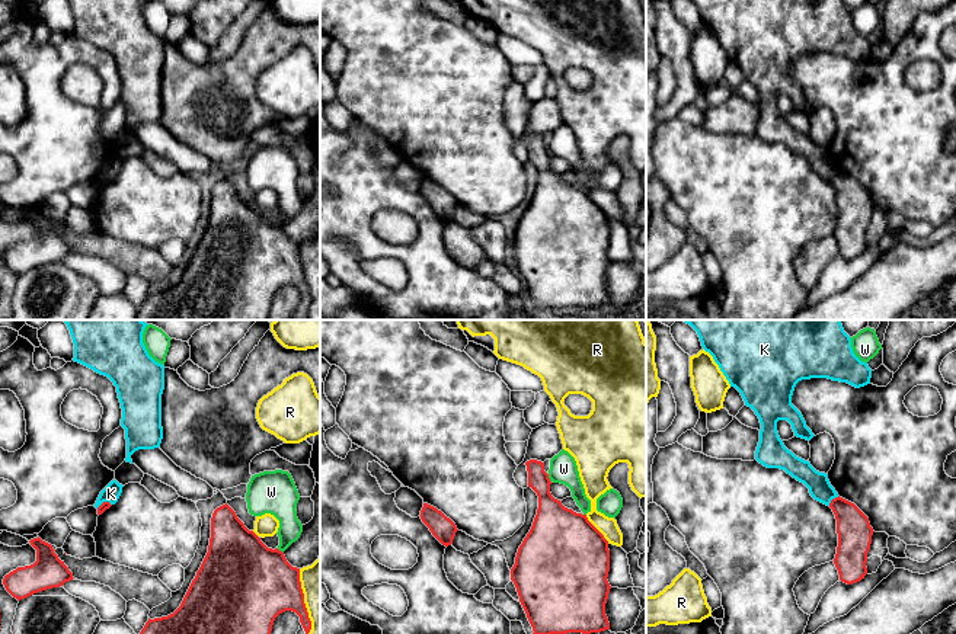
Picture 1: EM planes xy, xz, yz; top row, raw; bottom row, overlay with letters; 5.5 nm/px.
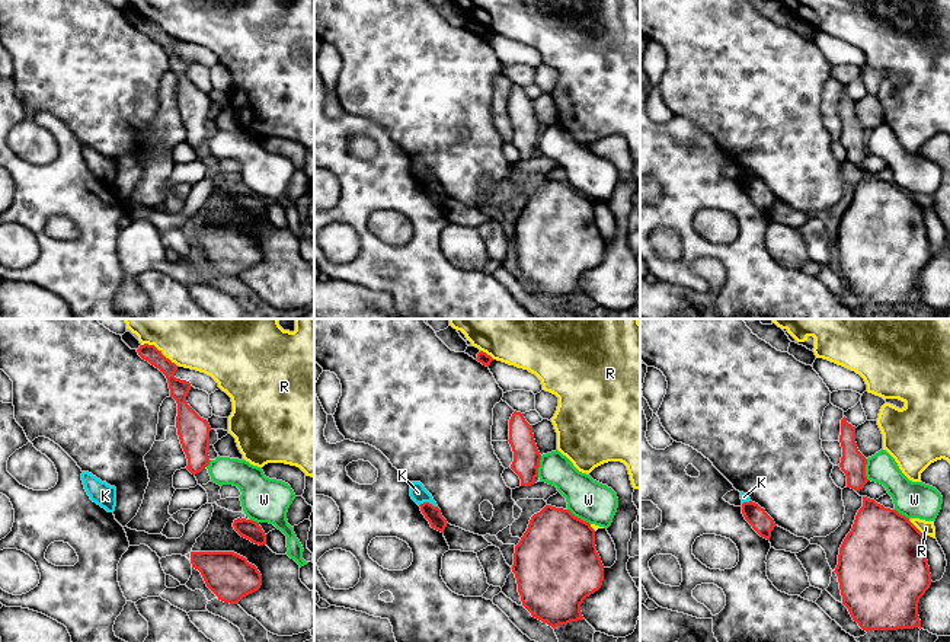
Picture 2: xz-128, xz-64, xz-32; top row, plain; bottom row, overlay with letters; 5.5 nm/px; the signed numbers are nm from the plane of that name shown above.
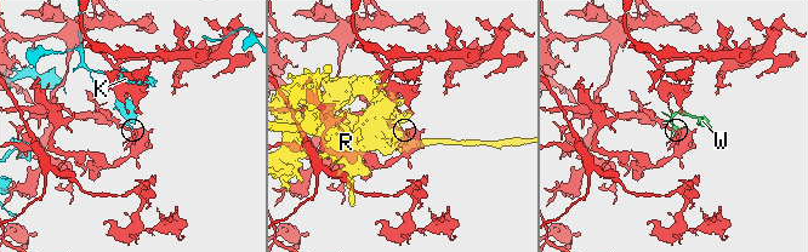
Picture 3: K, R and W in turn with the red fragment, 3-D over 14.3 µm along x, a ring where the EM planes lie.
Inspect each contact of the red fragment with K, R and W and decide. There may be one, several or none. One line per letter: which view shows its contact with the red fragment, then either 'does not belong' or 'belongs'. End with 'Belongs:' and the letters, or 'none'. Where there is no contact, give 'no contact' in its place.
K: yz | does not belong
R: xz | does not belong
W: xz | does not belong
Belongs: none

